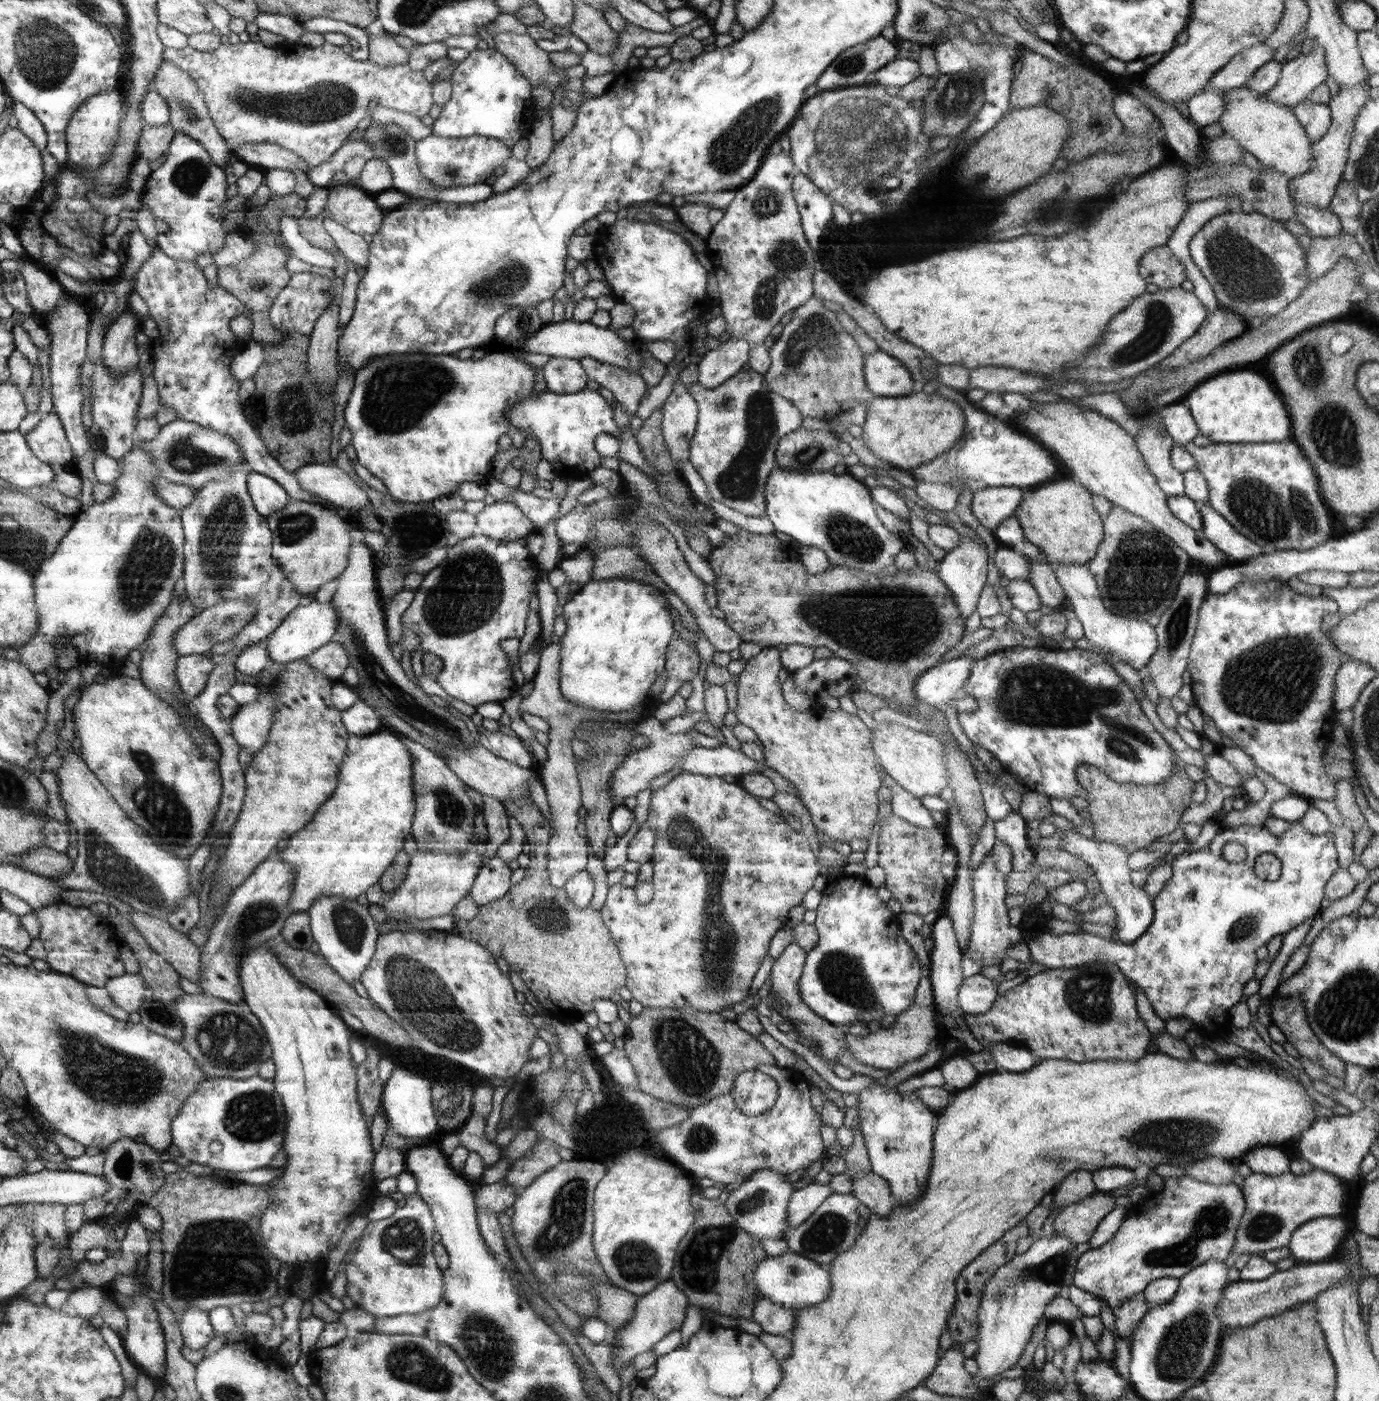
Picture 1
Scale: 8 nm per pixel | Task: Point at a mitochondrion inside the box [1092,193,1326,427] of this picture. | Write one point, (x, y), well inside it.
(1245, 274)

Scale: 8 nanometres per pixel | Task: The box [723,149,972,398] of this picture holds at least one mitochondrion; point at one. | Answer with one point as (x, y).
(786, 258)

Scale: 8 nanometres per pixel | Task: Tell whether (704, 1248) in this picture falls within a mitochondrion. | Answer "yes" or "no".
yes

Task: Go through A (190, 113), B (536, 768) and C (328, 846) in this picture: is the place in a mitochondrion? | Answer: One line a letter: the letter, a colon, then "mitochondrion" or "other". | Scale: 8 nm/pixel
A: mitochondrion
B: other
C: other

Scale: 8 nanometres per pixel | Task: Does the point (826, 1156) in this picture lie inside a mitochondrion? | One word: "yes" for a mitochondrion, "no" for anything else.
no

